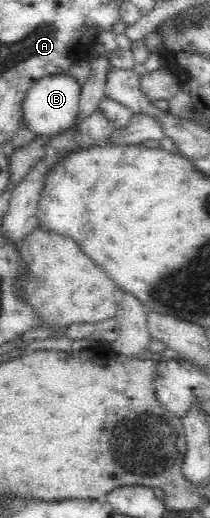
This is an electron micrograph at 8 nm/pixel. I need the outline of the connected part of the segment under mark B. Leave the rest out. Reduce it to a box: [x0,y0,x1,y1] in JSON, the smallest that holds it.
[21,73,81,136]

